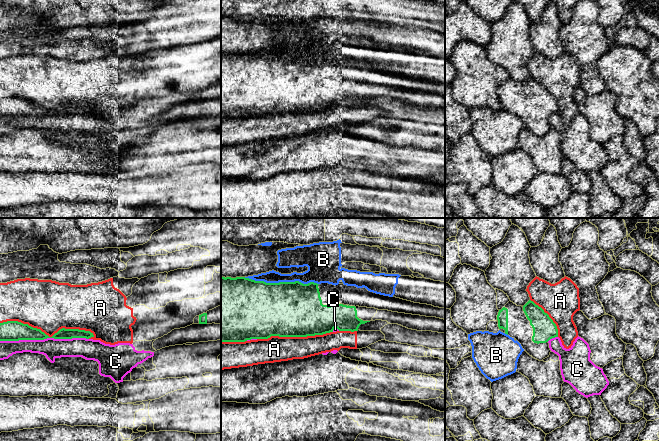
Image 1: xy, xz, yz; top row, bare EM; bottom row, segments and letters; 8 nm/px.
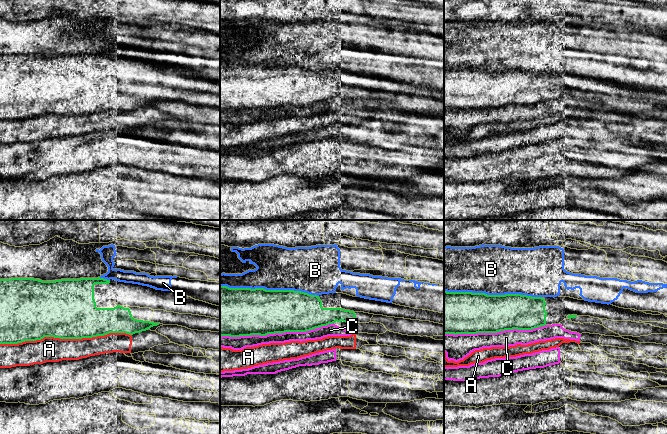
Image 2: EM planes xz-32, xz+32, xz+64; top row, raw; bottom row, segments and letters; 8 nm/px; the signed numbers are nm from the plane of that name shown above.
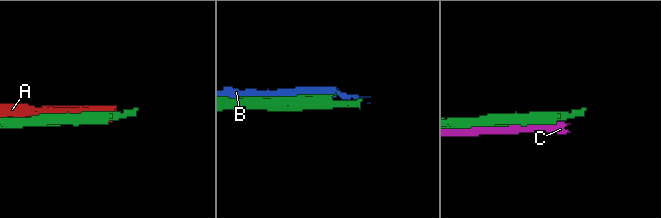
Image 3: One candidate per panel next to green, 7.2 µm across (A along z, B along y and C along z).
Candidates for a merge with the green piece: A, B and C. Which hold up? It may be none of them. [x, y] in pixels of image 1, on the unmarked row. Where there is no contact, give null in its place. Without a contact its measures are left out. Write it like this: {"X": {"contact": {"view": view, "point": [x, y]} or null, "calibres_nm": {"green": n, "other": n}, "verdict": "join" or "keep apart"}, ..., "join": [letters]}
{"A": {"contact": {"view": "xy", "point": [47, 111]}, "calibres_nm": {"green": 150, "other": 400}, "verdict": "keep apart"}, "B": {"contact": {"view": "xz", "point": [281, 58]}, "calibres_nm": {"green": 440, "other": 160}, "verdict": "keep apart"}, "C": {"contact": {"view": "xy", "point": [44, 114]}, "calibres_nm": {"green": 160, "other": 160}, "verdict": "keep apart"}, "join": []}

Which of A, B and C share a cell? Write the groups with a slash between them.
A / B / C

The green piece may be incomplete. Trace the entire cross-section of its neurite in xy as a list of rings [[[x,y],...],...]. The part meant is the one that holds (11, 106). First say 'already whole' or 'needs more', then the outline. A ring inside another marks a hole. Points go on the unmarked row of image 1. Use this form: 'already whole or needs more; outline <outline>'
already whole; outline [[[7,97],[0,99],[0,117],[19,117],[19,116],[44,116],[47,114],[54,115],[72,115],[94,113],[90,107],[79,105],[60,105],[52,113],[49,113],[40,105],[33,104],[28,100],[18,97]]]

